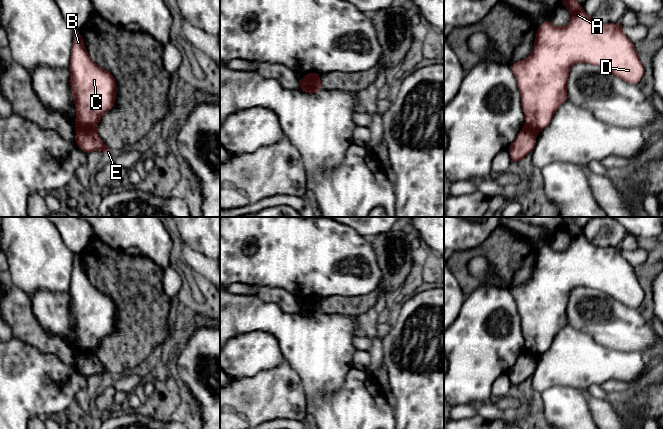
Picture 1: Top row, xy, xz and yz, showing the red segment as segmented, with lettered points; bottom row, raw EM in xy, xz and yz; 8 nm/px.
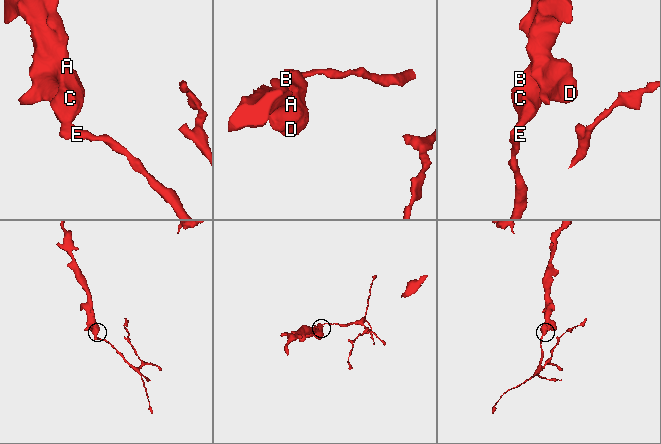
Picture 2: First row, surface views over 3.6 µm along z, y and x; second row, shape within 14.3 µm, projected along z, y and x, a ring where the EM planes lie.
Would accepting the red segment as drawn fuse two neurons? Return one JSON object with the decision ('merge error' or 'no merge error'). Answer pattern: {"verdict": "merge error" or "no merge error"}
{"verdict": "merge error"}

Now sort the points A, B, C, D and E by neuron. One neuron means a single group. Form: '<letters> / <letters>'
A B C D / E

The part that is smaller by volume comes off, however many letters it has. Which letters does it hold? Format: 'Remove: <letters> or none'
Remove: E

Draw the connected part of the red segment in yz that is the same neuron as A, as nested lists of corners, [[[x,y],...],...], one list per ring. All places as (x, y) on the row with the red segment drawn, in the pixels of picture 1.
[[[562,0],[561,4],[571,14],[568,25],[556,27],[551,19],[539,24],[531,56],[510,65],[521,93],[525,127],[535,134],[551,123],[556,110],[568,100],[567,80],[573,64],[586,62],[599,66],[635,85],[644,74],[644,67],[638,57],[635,43],[622,32],[621,22],[597,22],[586,14],[576,0]]]

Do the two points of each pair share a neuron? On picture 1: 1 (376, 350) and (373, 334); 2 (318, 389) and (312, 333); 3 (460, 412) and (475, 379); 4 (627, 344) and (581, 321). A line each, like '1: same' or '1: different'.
1: same
2: same
3: different
4: same

